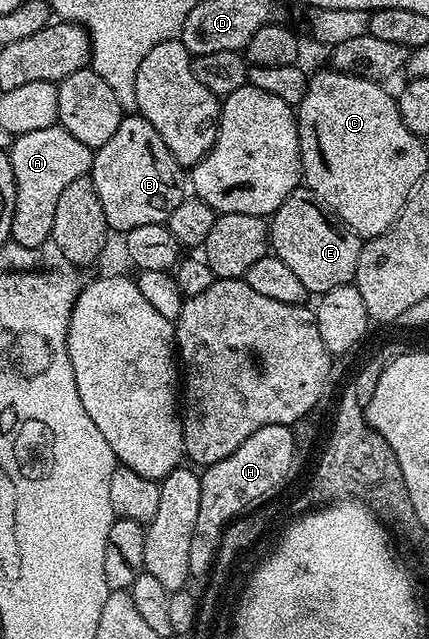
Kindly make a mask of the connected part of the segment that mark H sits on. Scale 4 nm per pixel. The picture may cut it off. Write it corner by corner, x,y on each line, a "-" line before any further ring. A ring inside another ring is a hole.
279,424
264,426
251,432
251,436
247,436
247,440
243,440
243,444
239,444
231,456
204,467
199,492
199,516
195,519
195,532
191,536
187,560
190,579
205,580
210,577
226,527
252,507
253,498
261,497
280,481
280,477
284,477
290,455
299,452
299,442
297,438
293,439
293,432
290,427

